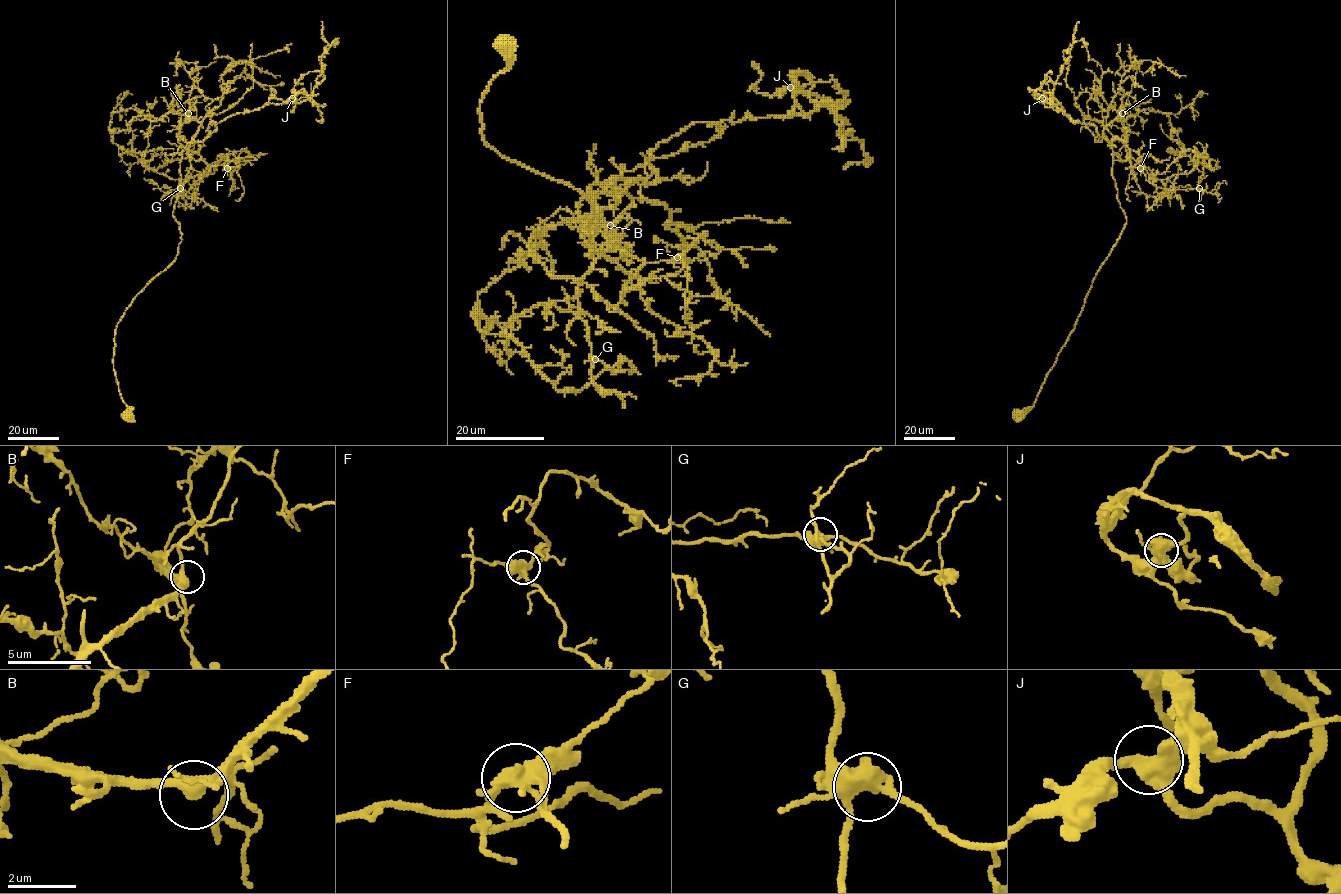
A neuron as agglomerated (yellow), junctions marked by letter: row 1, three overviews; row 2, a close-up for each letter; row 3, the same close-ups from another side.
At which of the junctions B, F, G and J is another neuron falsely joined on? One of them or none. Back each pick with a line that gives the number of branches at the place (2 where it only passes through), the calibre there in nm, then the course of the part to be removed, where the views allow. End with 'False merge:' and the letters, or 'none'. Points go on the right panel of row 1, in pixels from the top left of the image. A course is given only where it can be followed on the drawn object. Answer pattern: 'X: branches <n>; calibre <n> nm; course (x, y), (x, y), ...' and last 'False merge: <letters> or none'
False merge: none

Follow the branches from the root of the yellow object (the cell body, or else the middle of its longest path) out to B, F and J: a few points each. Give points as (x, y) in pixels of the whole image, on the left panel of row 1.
B: (128, 415), (114, 333), (178, 253), (180, 162), (200, 125), (188, 113)
F: (128, 415), (114, 333), (178, 253), (183, 138), (208, 164), (227, 168)
J: (128, 415), (115, 330), (178, 253), (182, 151), (208, 137), (212, 122), (307, 96), (292, 98)

